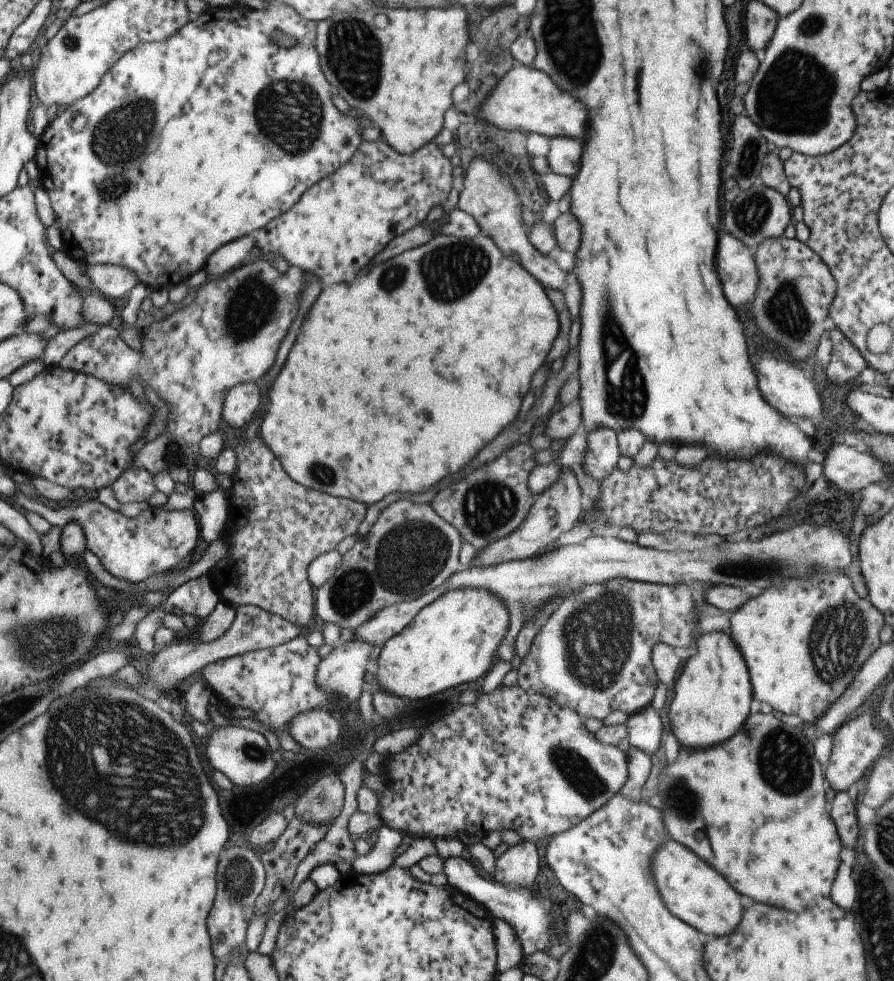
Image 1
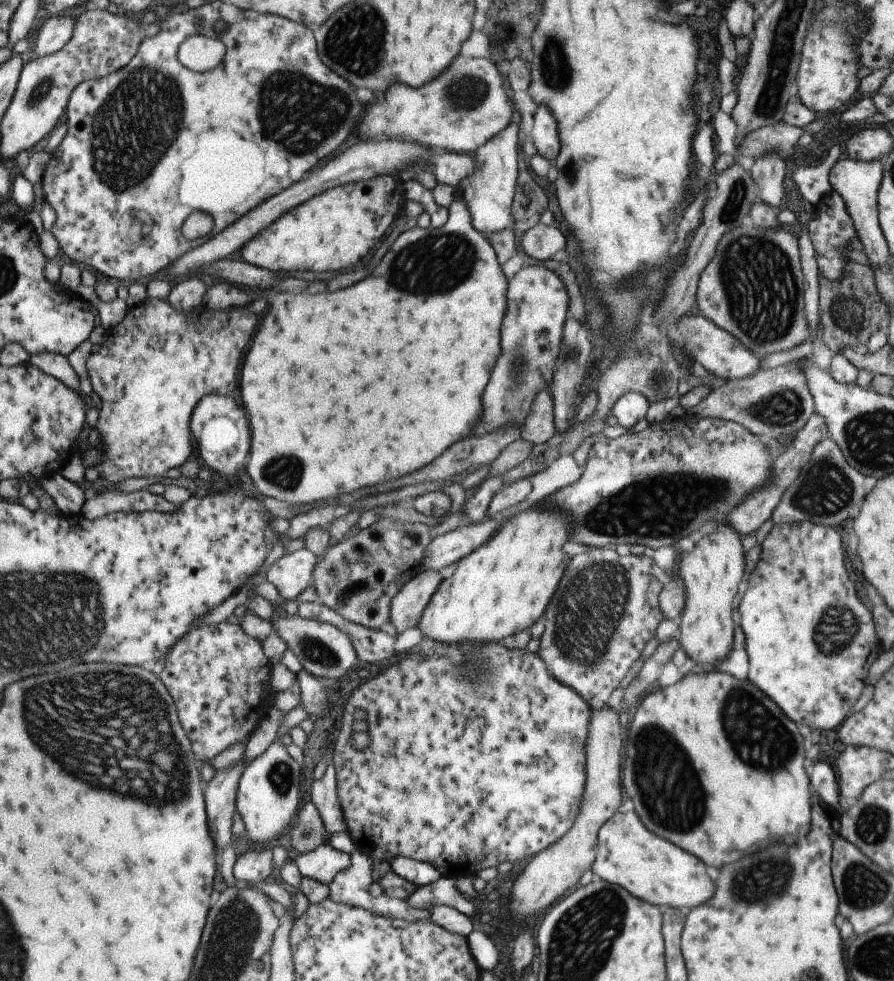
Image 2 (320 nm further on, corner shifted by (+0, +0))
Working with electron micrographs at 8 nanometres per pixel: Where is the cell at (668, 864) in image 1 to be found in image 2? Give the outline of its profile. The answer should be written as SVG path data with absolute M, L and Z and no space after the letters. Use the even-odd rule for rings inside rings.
M627 800L598 828L590 870L594 878L620 886L631 896L660 908L689 910L713 894L703 862L647 830Z

